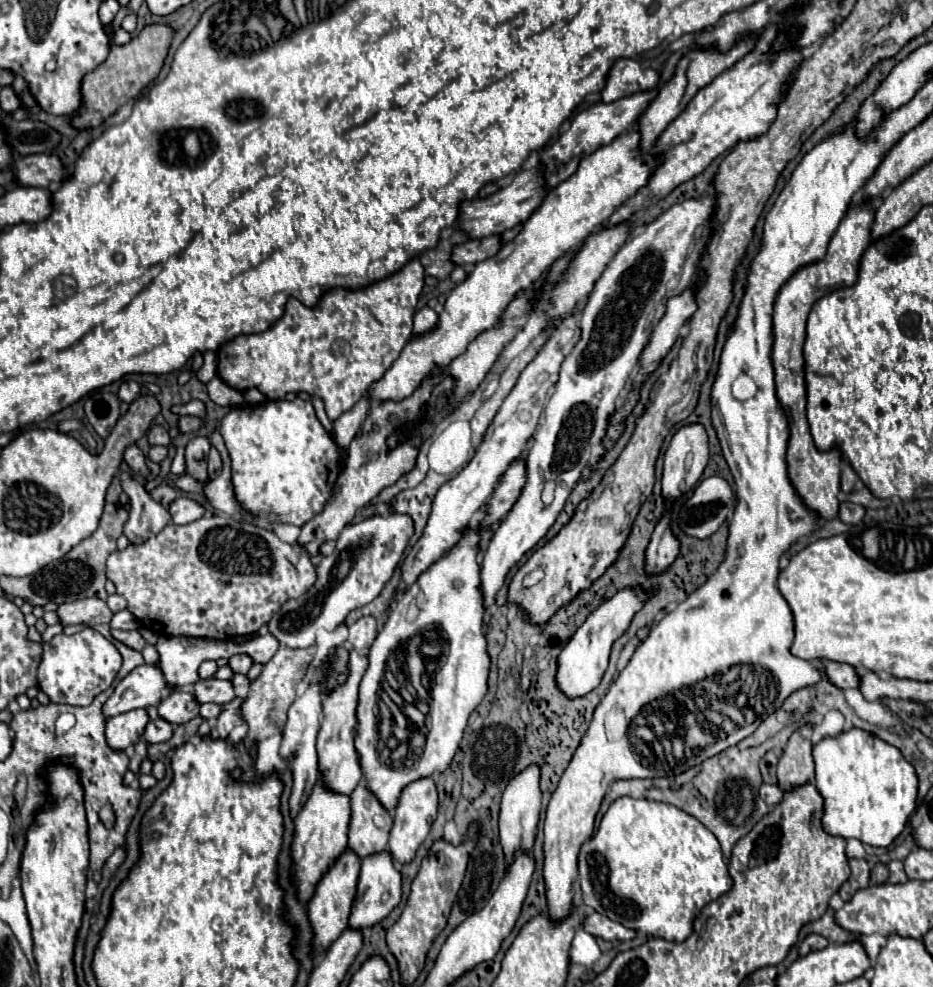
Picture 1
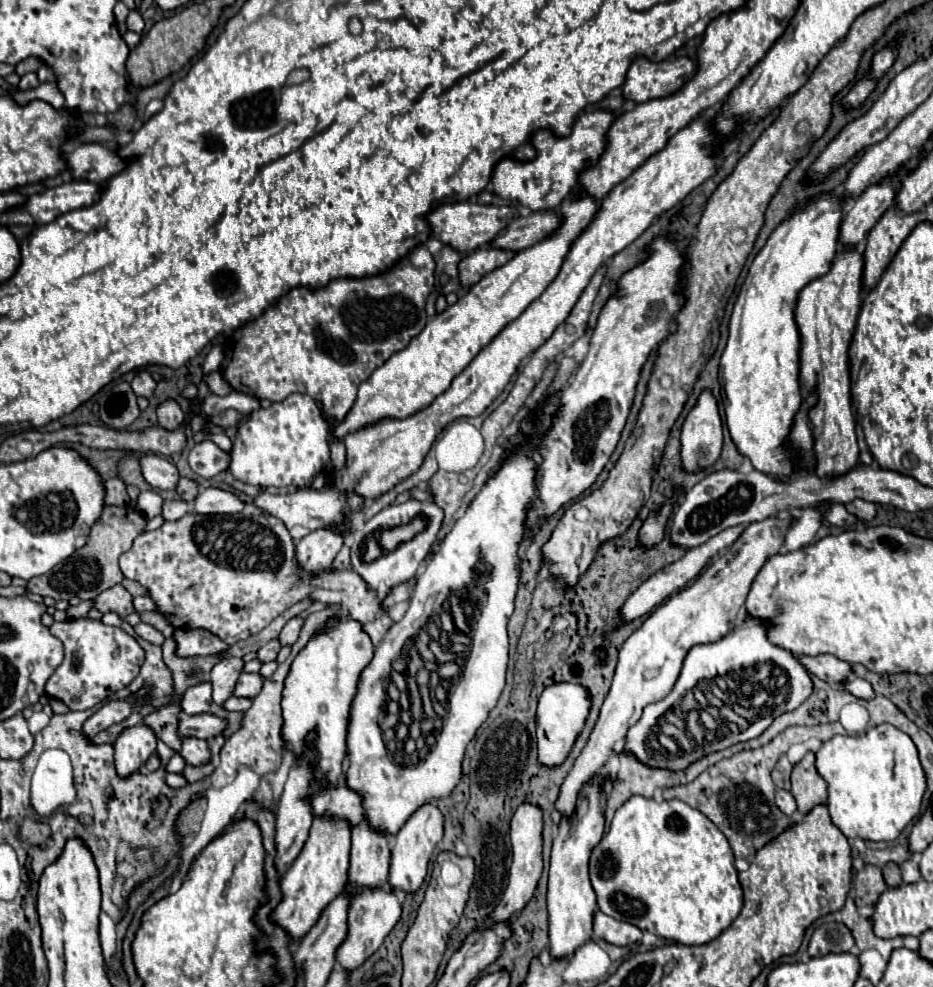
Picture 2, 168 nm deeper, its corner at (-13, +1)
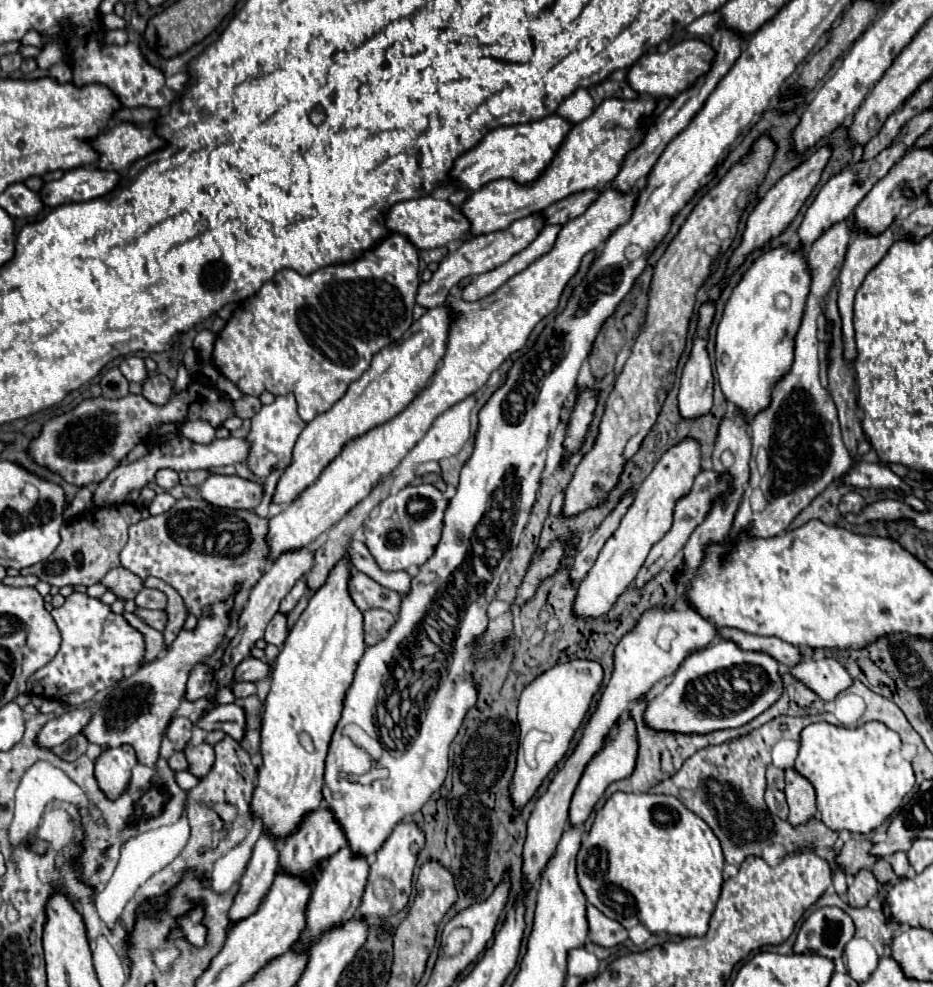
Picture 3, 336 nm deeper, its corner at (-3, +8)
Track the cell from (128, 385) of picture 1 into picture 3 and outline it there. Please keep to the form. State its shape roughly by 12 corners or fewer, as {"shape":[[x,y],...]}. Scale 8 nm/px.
{"shape":[[124,357],[120,371],[128,381],[142,383],[148,371],[140,357]]}

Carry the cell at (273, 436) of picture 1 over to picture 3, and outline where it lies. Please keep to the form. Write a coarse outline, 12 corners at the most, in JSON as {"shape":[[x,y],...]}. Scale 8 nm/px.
{"shape":[[294,393],[252,417],[248,469],[286,471],[306,423]]}

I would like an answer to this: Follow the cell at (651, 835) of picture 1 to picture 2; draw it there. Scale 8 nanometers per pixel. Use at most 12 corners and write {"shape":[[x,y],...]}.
{"shape":[[632,796],[590,856],[598,908],[708,944],[742,908],[726,836]]}

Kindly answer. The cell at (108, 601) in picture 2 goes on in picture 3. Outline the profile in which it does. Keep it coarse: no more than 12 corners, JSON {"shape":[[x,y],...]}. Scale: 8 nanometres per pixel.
{"shape":[[124,567],[112,569],[100,583],[122,601],[134,599],[142,579]]}

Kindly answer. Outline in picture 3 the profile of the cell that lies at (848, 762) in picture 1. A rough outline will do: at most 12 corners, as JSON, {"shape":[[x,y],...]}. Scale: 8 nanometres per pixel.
{"shape":[[880,721],[802,731],[824,825],[870,833],[914,785]]}

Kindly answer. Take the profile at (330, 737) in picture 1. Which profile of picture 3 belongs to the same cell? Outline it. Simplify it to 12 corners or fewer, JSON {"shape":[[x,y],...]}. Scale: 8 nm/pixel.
{"shape":[[328,807],[280,843],[280,869],[316,869],[348,841]]}

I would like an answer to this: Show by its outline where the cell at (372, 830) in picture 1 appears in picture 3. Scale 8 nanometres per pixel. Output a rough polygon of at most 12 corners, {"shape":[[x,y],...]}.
{"shape":[[348,845],[328,859],[308,901],[312,943],[358,913],[368,859]]}

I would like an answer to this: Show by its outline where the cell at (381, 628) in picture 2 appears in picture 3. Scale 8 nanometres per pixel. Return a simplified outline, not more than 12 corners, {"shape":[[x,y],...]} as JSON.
{"shape":[[386,609],[364,613],[366,645],[384,639],[394,615]]}

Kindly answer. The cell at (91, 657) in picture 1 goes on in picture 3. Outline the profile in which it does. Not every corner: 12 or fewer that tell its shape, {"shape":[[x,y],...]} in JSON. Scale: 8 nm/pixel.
{"shape":[[100,599],[52,609],[62,645],[30,695],[82,705],[144,657]]}

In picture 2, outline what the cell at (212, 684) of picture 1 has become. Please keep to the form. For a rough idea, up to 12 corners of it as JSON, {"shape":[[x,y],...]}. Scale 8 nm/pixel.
{"shape":[[242,672],[234,696],[254,698],[262,690],[260,674]]}

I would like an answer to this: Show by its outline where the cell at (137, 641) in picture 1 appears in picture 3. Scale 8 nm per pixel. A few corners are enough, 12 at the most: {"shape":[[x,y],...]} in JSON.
{"shape":[[138,607],[138,615],[146,625],[164,631],[166,613]]}

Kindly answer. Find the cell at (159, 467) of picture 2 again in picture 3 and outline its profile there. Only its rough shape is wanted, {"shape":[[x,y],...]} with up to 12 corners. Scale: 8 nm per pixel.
{"shape":[[160,469],[154,481],[162,489],[178,485],[178,473],[174,469]]}

